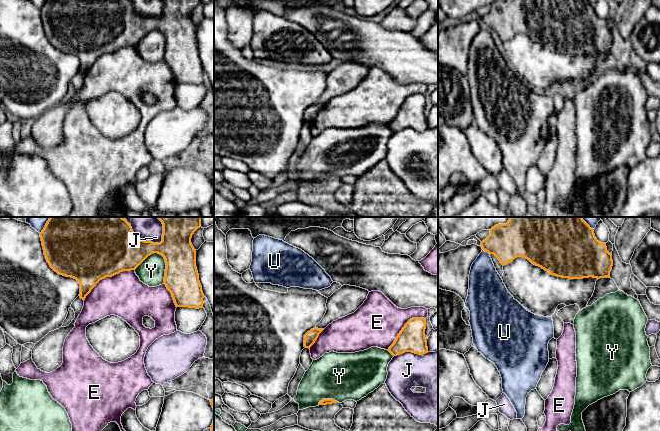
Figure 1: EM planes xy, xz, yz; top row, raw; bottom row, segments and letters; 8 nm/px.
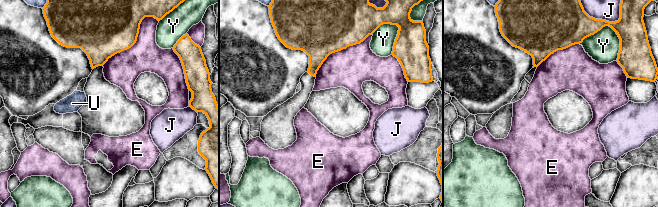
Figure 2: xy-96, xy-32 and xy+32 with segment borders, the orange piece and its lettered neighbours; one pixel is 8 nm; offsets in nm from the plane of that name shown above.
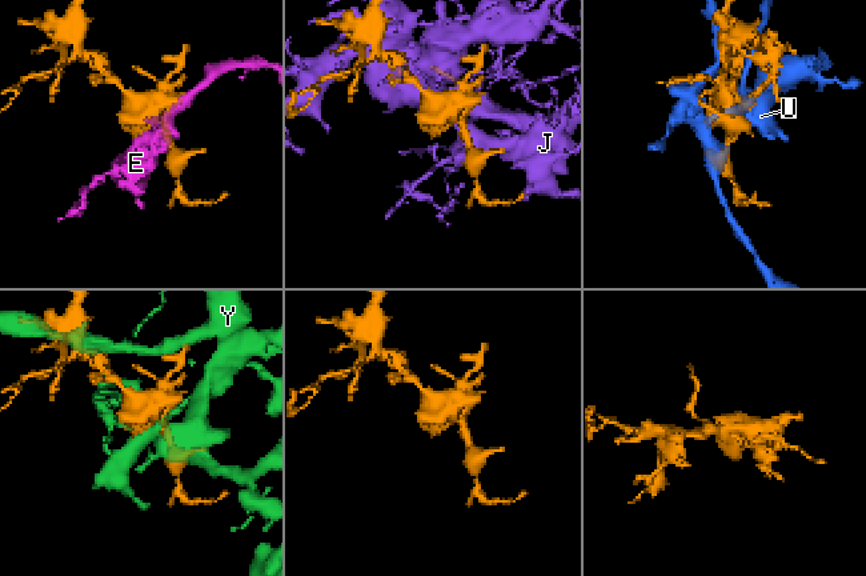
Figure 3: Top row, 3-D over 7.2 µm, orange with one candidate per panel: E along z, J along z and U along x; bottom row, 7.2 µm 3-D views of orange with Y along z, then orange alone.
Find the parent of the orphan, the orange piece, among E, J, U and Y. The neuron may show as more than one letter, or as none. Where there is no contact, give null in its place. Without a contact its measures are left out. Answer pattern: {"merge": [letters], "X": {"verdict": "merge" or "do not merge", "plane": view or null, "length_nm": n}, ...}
{"merge": [], "E": {"verdict": "do not merge", "plane": "xy", "length_nm": 480}, "J": {"verdict": "do not merge", "plane": "xz", "length_nm": 280}, "U": {"verdict": "do not merge", "plane": "yz", "length_nm": 70}, "Y": {"verdict": "do not merge", "plane": "xy", "length_nm": 280}}

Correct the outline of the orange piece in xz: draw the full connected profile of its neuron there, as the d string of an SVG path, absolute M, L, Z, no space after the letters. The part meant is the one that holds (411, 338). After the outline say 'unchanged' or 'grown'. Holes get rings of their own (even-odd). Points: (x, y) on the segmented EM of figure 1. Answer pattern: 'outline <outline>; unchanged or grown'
outline M410 319L402 328L388 351L393 356L397 356L405 352L412 352L420 355L428 353L425 329L426 319Z; unchanged

